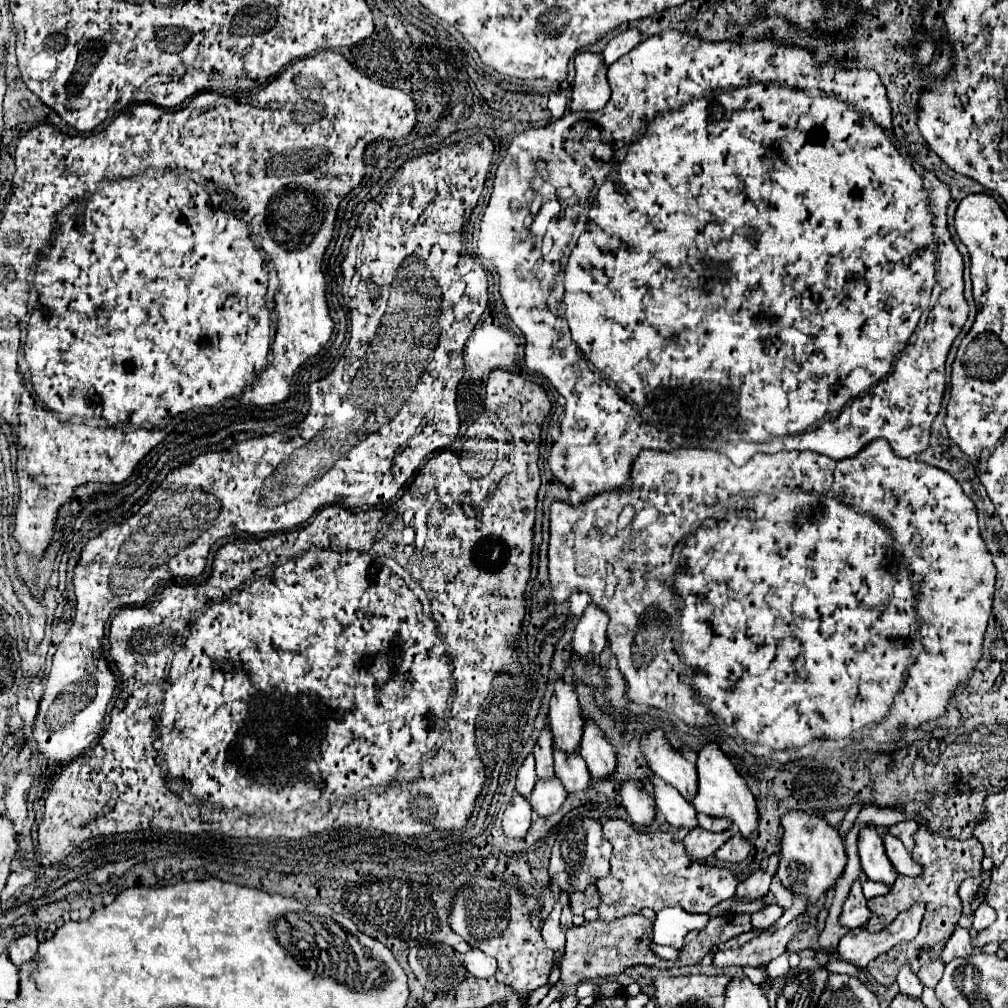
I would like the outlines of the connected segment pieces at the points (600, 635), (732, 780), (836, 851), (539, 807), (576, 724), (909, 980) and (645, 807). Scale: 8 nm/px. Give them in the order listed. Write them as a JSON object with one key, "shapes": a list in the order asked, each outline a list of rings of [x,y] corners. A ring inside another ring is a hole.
{"shapes":[[[[590,604],[574,630],[572,654],[586,662],[598,658],[606,646],[606,624],[608,616],[600,608]]],[[[706,744],[698,754],[696,768],[698,768],[698,794],[692,800],[694,808],[710,818],[728,818],[732,824],[740,828],[742,838],[750,838],[758,828],[760,816],[752,792],[748,790],[744,778],[736,772],[732,762],[722,754],[722,750],[716,744]]],[[[788,812],[782,816],[784,826],[784,840],[782,840],[782,856],[780,856],[780,868],[778,878],[786,888],[796,896],[806,896],[808,906],[816,904],[830,888],[836,886],[836,882],[844,874],[846,866],[846,852],[842,838],[836,828],[824,822],[822,816],[808,814],[808,812]]],[[[552,778],[552,780],[538,780],[528,800],[530,800],[536,816],[548,818],[562,808],[566,796],[568,794],[566,794],[564,786],[560,784],[560,780]]],[[[564,678],[556,682],[556,690],[550,700],[548,726],[554,734],[554,748],[570,754],[578,750],[584,732],[584,720],[580,716],[580,706],[574,686],[568,684]]],[[[904,966],[904,968],[900,970],[896,982],[898,982],[902,994],[908,994],[910,998],[920,998],[920,996],[922,996],[922,984],[920,984],[918,976],[916,976],[908,966]]],[[[624,782],[622,790],[622,804],[630,816],[630,820],[634,822],[634,826],[638,830],[650,830],[652,822],[656,820],[656,804],[654,798],[650,796],[650,792],[646,790],[646,786],[642,782]]]]}

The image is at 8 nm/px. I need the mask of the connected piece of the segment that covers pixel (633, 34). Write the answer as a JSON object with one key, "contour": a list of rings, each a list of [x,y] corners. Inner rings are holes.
{"contour":[[[630,28],[630,30],[618,34],[616,38],[612,38],[612,40],[608,42],[606,50],[602,52],[604,64],[606,64],[606,66],[614,64],[620,56],[628,54],[628,52],[630,52],[636,44],[640,44],[640,42],[642,42],[642,36],[640,36],[640,32],[638,32],[636,28]]]}

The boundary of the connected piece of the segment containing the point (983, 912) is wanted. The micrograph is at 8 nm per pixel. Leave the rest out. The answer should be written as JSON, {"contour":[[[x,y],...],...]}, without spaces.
{"contour":[[[981,904],[975,911],[972,926],[977,931],[988,928],[996,920],[997,915],[993,908],[986,904]]]}

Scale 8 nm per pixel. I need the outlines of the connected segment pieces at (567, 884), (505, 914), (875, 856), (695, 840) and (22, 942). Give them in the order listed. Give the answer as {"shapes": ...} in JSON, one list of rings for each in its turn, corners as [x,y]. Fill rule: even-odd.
{"shapes":[[[[582,820],[582,826],[580,822],[576,822],[574,826],[560,830],[556,836],[550,856],[550,866],[548,866],[550,882],[554,884],[556,892],[566,892],[566,894],[584,892],[590,884],[608,876],[610,854],[612,854],[612,846],[604,838],[598,820]]],[[[474,878],[472,886],[466,886],[454,898],[450,912],[450,926],[460,934],[470,946],[494,956],[498,960],[496,978],[506,986],[512,986],[520,998],[528,998],[532,990],[544,986],[554,968],[554,952],[546,948],[540,928],[534,928],[528,920],[528,914],[538,900],[524,898],[516,892],[514,886],[500,878]]],[[[868,826],[858,836],[858,852],[862,860],[862,870],[872,882],[882,882],[886,886],[892,886],[896,880],[896,870],[892,870],[892,862],[888,862],[888,856],[884,852],[882,838],[876,834],[874,826]]],[[[698,826],[698,828],[690,830],[682,842],[684,842],[686,854],[688,854],[688,858],[692,858],[692,862],[706,862],[710,856],[714,856],[714,852],[724,842],[728,842],[730,836],[732,836],[730,830],[714,834],[714,832],[706,832]]],[[[26,934],[26,936],[18,938],[14,944],[10,944],[10,948],[8,948],[8,956],[14,966],[22,966],[22,964],[34,960],[36,954],[38,954],[36,934]]]]}

